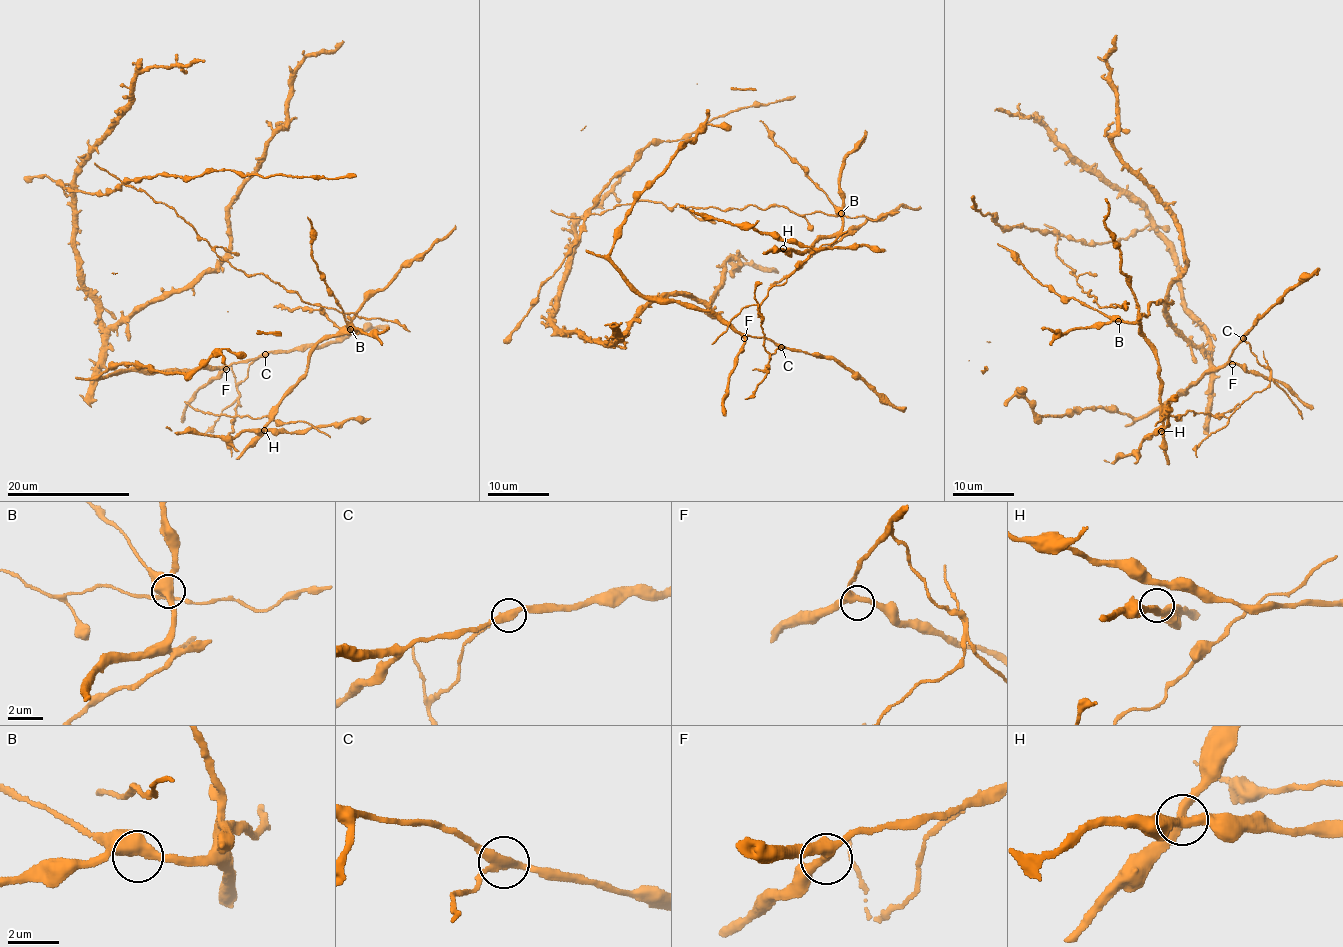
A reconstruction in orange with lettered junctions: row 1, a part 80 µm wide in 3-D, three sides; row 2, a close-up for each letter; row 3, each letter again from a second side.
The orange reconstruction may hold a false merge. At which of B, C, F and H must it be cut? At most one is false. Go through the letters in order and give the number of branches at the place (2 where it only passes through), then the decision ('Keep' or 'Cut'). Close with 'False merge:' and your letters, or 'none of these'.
B: Branches: 3. Keep
C: Branches: 3. Cut
F: Branches: 3. Keep
H: Branches: 3. Keep
False merge: C

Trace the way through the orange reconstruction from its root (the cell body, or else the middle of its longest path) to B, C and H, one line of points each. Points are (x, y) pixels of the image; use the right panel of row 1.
B: (1109, 307), (1118, 304), (1120, 308), (1118, 321)
C: (1109, 307), (1138, 324), (1156, 357), (1156, 430), (1164, 414), (1227, 418), (1267, 387), (1270, 371), (1243, 338)
H: (1109, 307), (1118, 304), (1119, 315), (1125, 321), (1138, 324), (1156, 357), (1161, 383), (1161, 431)

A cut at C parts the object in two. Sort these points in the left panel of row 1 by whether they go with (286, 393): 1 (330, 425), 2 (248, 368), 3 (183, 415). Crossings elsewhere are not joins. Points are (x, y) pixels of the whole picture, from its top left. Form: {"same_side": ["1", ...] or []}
{"same_side": ["1", "3"]}

